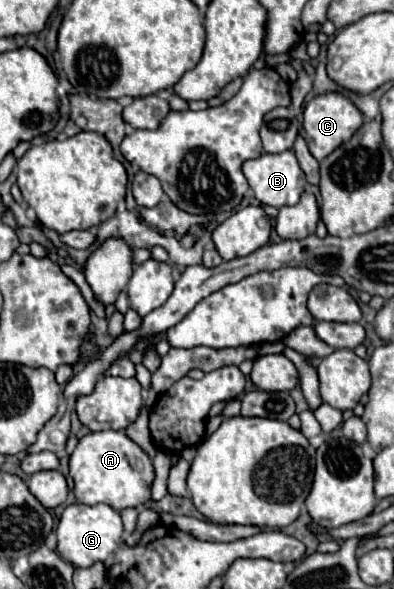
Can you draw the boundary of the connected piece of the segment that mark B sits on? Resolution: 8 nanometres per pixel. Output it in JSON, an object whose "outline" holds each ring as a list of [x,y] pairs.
{"outline":[[[292,150],[280,152],[280,154],[262,154],[260,158],[254,160],[246,160],[244,166],[244,176],[256,196],[256,200],[260,204],[268,204],[274,208],[282,208],[282,206],[294,206],[300,200],[300,194],[306,188],[306,176],[298,166],[298,160],[294,156]]]}

